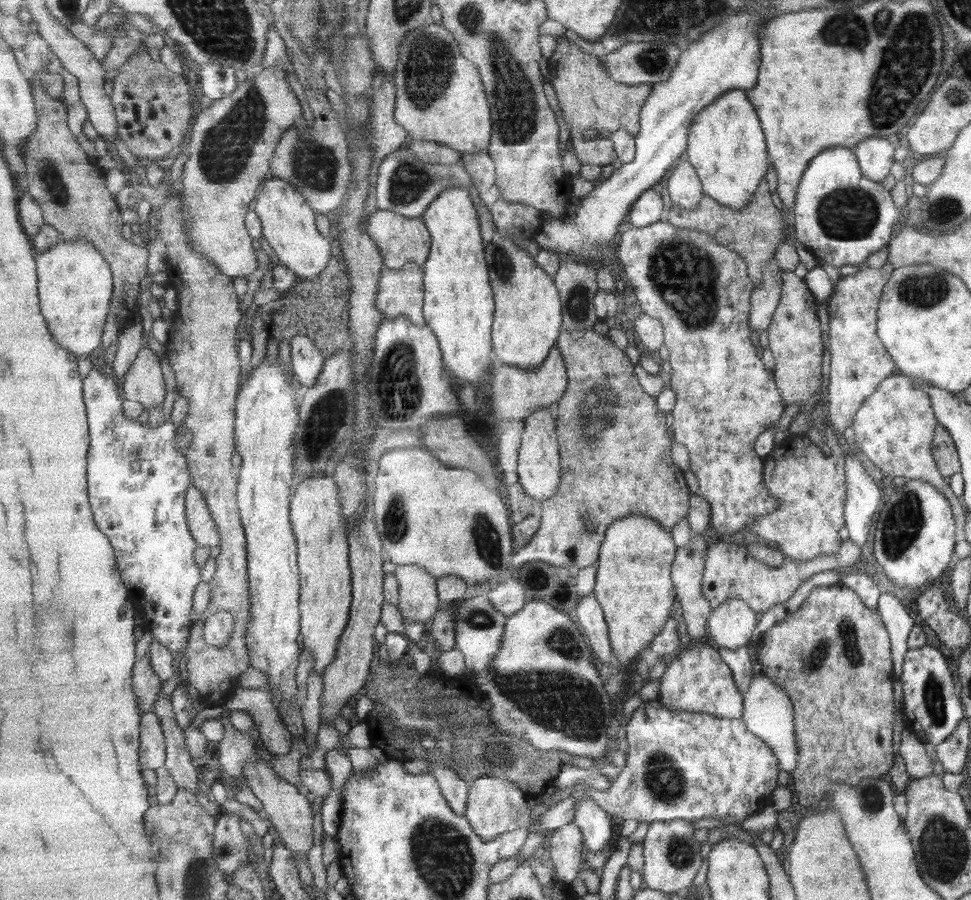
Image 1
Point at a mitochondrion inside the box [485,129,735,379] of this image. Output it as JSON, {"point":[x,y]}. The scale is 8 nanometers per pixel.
{"point":[685,275]}

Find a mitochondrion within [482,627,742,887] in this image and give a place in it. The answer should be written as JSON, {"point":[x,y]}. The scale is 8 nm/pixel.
{"point":[559,701]}

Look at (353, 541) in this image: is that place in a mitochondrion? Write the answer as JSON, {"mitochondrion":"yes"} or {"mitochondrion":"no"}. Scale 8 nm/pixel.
{"mitochondrion":"no"}

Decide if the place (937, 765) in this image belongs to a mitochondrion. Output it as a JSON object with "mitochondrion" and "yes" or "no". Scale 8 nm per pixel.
{"mitochondrion":"no"}

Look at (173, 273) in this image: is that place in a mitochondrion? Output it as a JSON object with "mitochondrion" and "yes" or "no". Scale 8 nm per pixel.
{"mitochondrion":"no"}

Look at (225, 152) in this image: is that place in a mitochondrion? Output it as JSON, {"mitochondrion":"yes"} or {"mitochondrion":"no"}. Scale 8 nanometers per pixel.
{"mitochondrion":"yes"}

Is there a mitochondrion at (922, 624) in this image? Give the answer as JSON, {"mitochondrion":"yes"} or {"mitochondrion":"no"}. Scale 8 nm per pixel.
{"mitochondrion":"no"}

